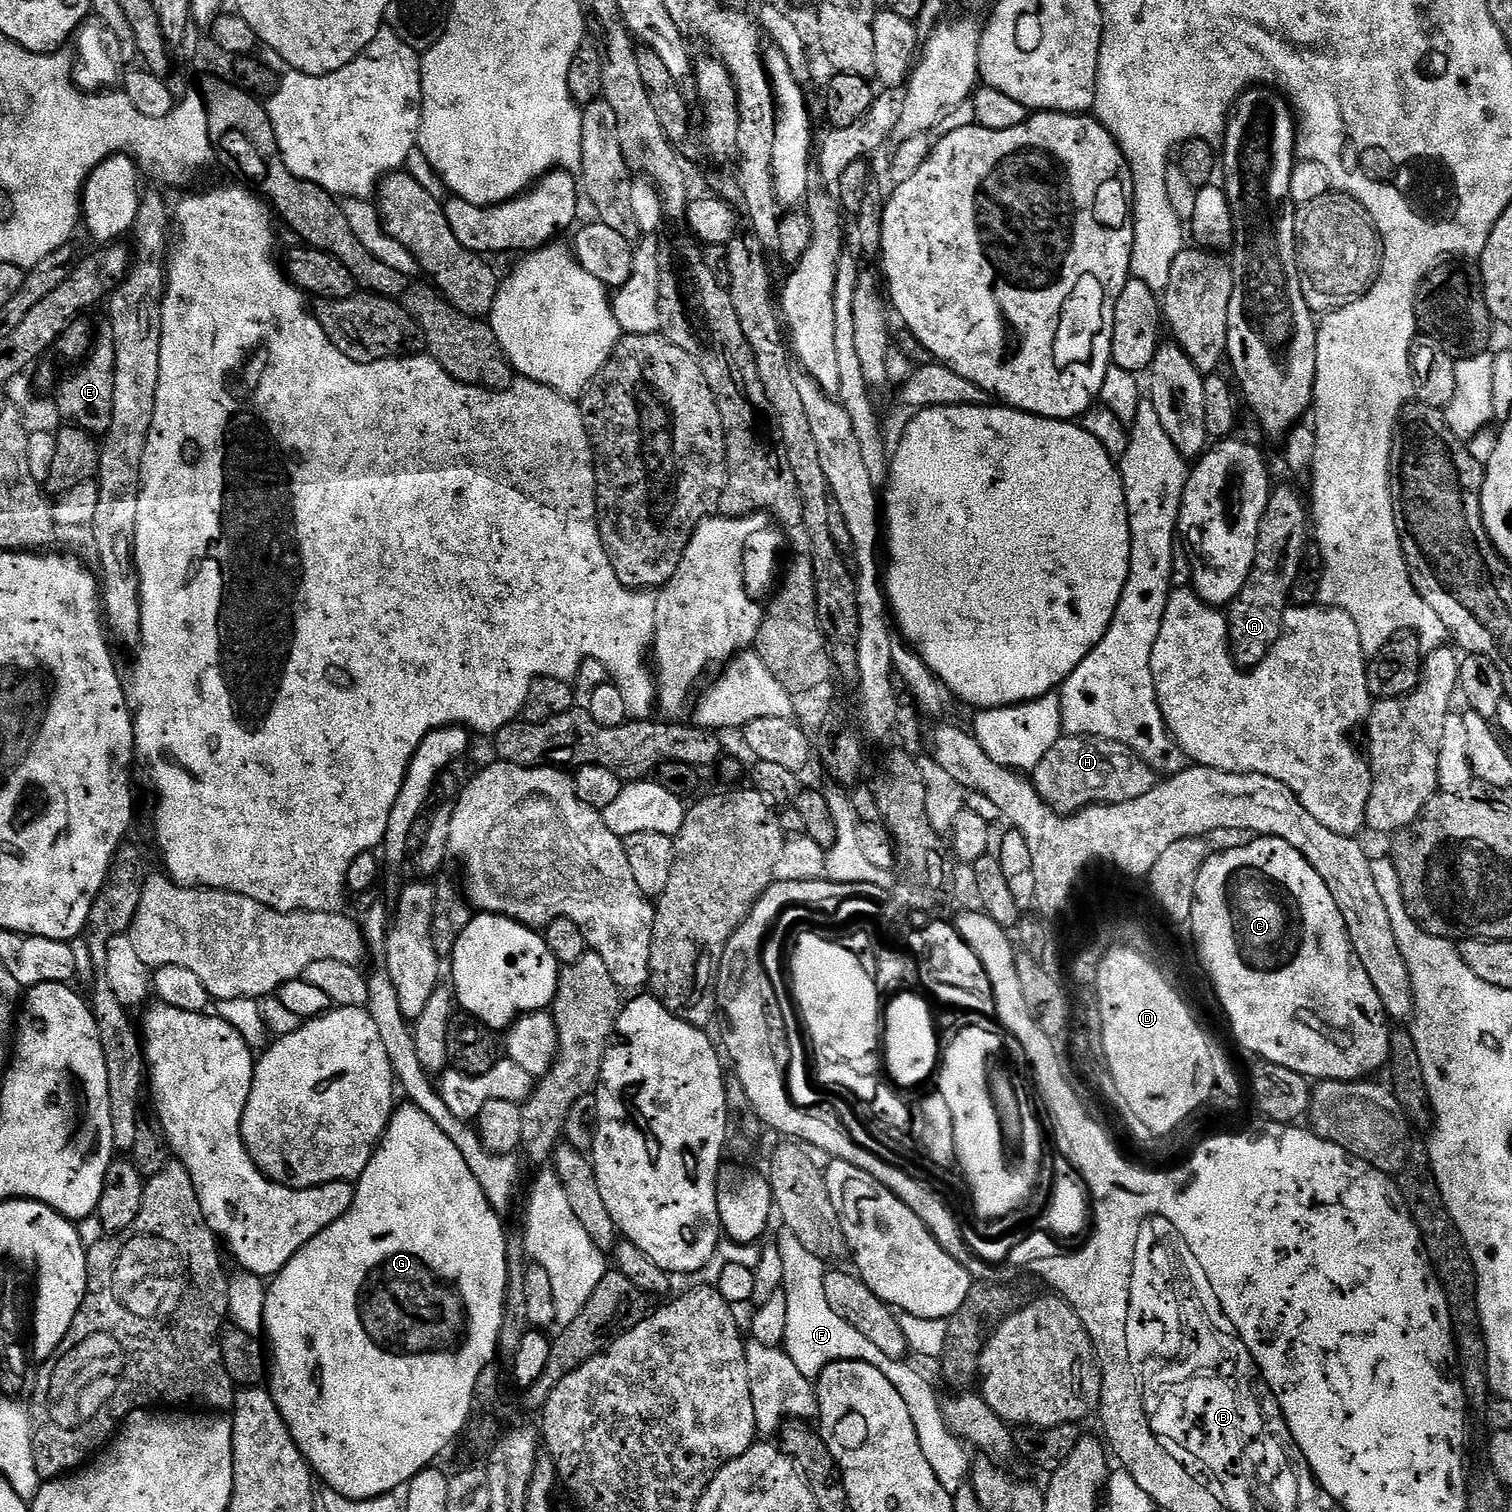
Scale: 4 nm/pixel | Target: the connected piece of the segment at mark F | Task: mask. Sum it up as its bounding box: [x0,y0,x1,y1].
[778,1234,970,1494]

